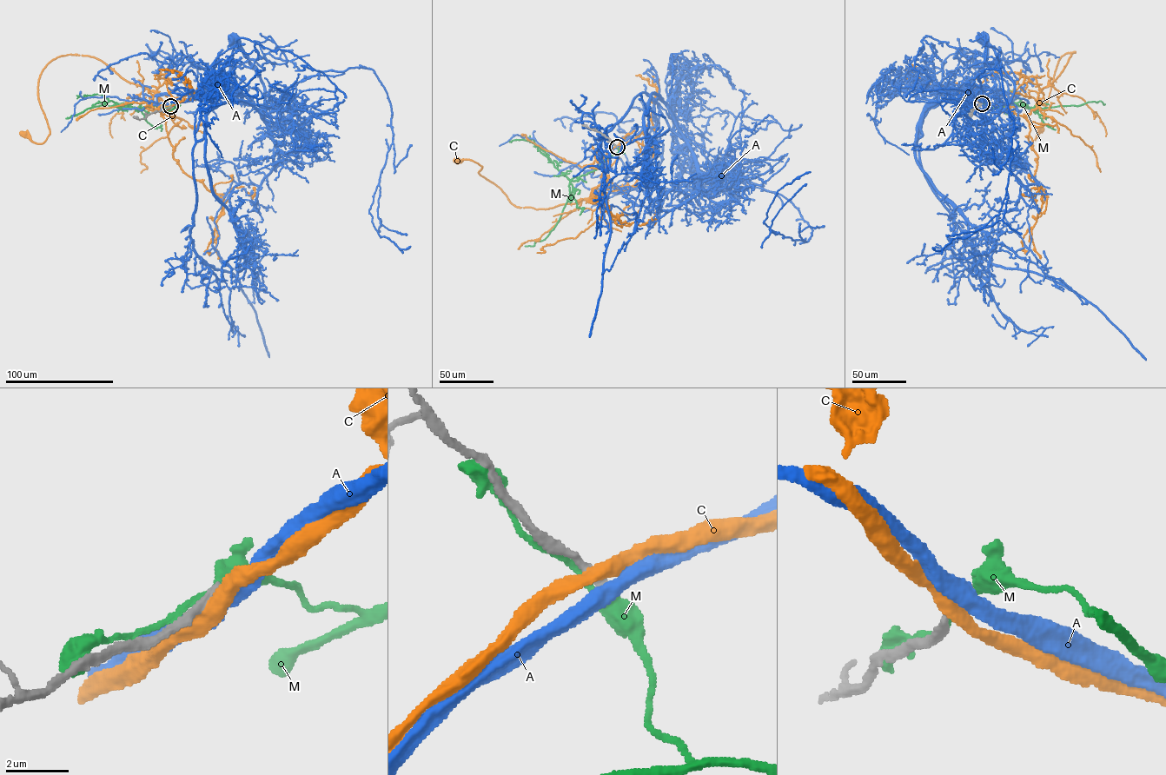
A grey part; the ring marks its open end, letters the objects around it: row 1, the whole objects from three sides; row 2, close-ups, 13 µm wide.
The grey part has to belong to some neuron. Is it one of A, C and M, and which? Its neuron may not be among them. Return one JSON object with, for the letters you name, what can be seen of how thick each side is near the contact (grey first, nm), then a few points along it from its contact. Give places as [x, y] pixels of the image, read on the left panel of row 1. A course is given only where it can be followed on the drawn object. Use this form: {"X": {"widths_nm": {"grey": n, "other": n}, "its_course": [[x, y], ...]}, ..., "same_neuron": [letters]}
{"same_neuron": []}

